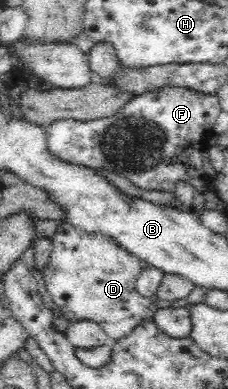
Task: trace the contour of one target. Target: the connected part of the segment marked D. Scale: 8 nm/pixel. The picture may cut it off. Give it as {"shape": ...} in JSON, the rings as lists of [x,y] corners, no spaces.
{"shape":[[[67,218],[58,222],[51,239],[53,251],[40,273],[43,285],[62,317],[70,323],[94,321],[115,342],[131,333],[146,317],[154,317],[158,310],[155,298],[139,297],[134,286],[135,278],[146,265],[122,249],[117,240],[105,233],[85,232]]]}

